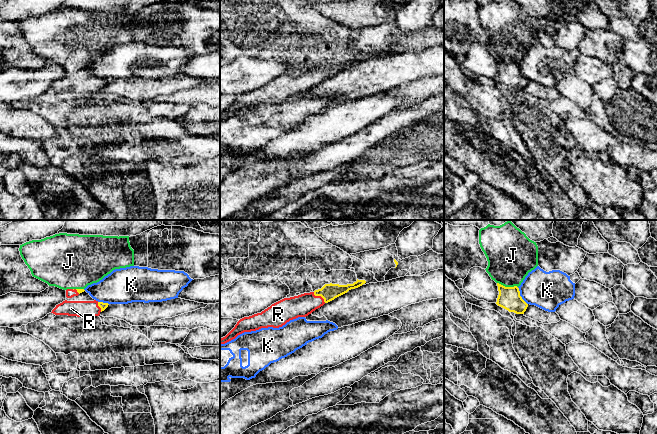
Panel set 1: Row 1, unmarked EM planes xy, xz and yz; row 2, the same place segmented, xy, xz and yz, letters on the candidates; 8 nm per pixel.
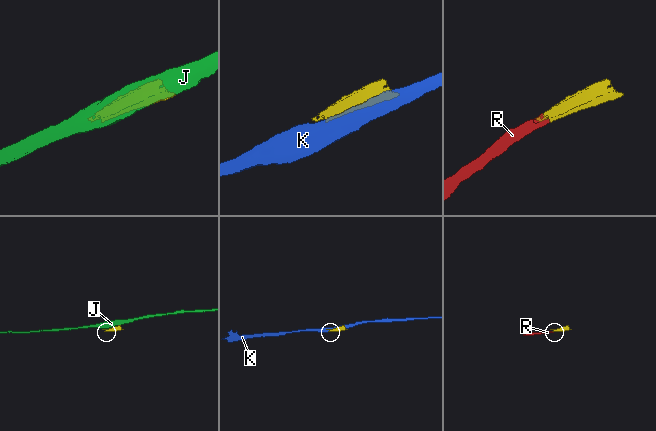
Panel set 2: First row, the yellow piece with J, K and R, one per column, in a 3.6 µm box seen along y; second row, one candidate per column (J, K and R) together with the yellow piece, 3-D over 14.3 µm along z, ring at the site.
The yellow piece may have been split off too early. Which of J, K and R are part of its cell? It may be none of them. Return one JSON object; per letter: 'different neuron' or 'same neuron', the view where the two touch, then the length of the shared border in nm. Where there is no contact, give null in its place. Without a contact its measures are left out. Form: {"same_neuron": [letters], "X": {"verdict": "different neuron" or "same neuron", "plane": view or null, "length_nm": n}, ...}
{"same_neuron": ["R"], "J": {"verdict": "different neuron", "plane": "yz", "length_nm": 170}, "K": {"verdict": "different neuron", "plane": "yz", "length_nm": 170}, "R": {"verdict": "same neuron", "plane": "xz", "length_nm": 130}}

